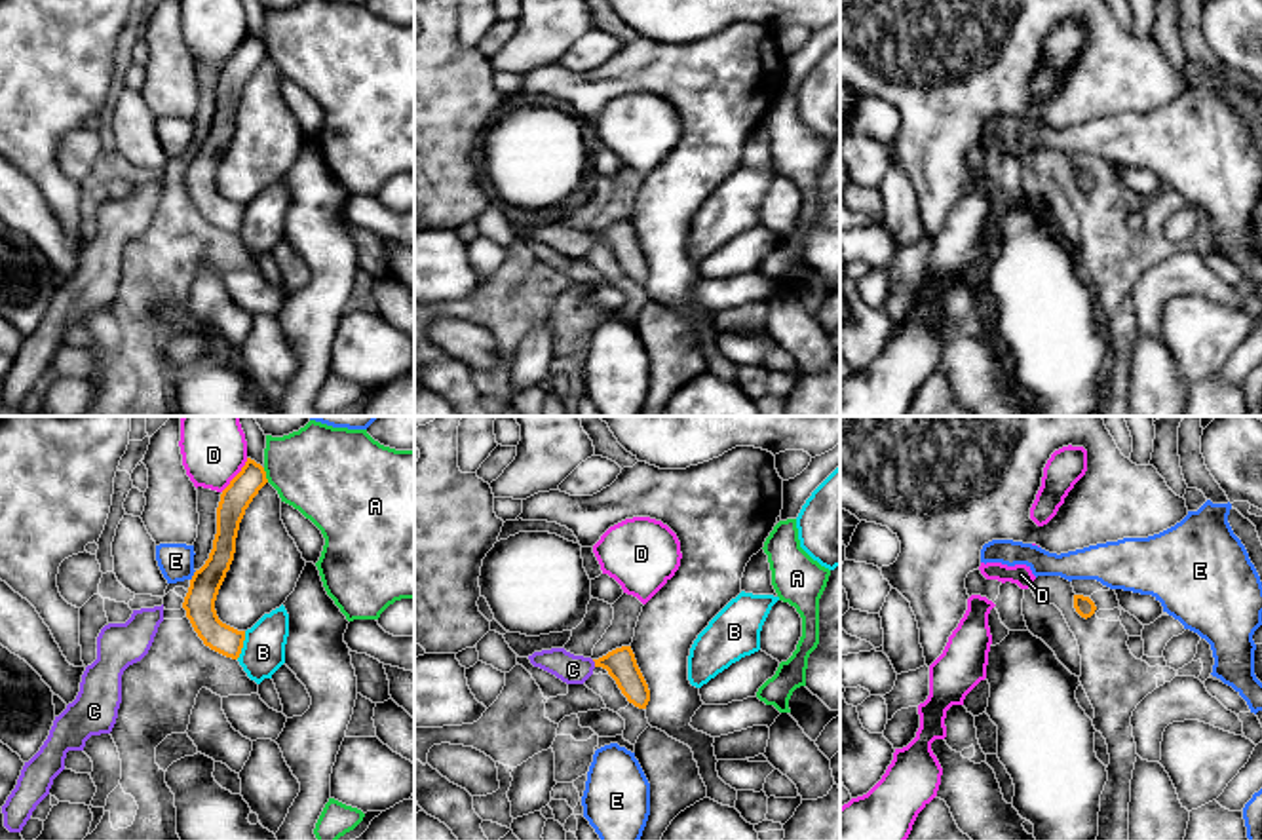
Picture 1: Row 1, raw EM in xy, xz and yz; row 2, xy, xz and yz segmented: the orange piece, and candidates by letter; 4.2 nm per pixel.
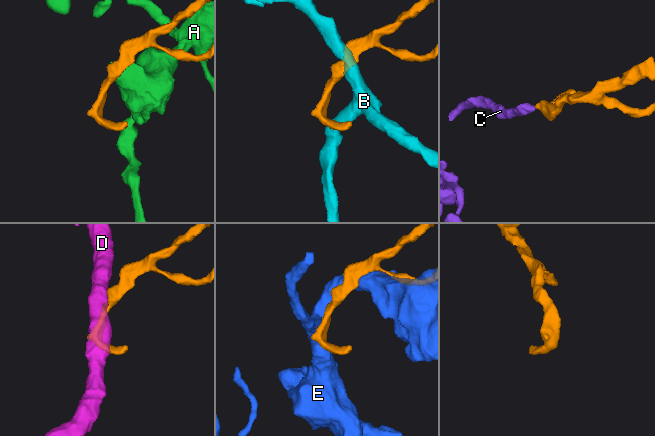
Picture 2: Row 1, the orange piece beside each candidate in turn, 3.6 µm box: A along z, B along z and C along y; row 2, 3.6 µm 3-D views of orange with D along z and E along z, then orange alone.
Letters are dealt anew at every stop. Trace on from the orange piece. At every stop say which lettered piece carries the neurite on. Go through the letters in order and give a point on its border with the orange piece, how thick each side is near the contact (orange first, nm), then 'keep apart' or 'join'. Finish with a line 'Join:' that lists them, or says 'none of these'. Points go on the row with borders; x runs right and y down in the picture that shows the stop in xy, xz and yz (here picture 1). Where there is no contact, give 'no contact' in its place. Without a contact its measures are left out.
A: contact xy (265, 476); calibres 120 and 400 nm; keep apart
B: contact xy (242, 645); calibres 130 and 180 nm; keep apart
C: contact xz (595, 664); calibres 130 and 130 nm; join
D: contact xy (236, 476); calibres 120 and 280 nm; keep apart
E: contact xy (192, 576); calibres 130 and 150 nm; keep apart
Join: C

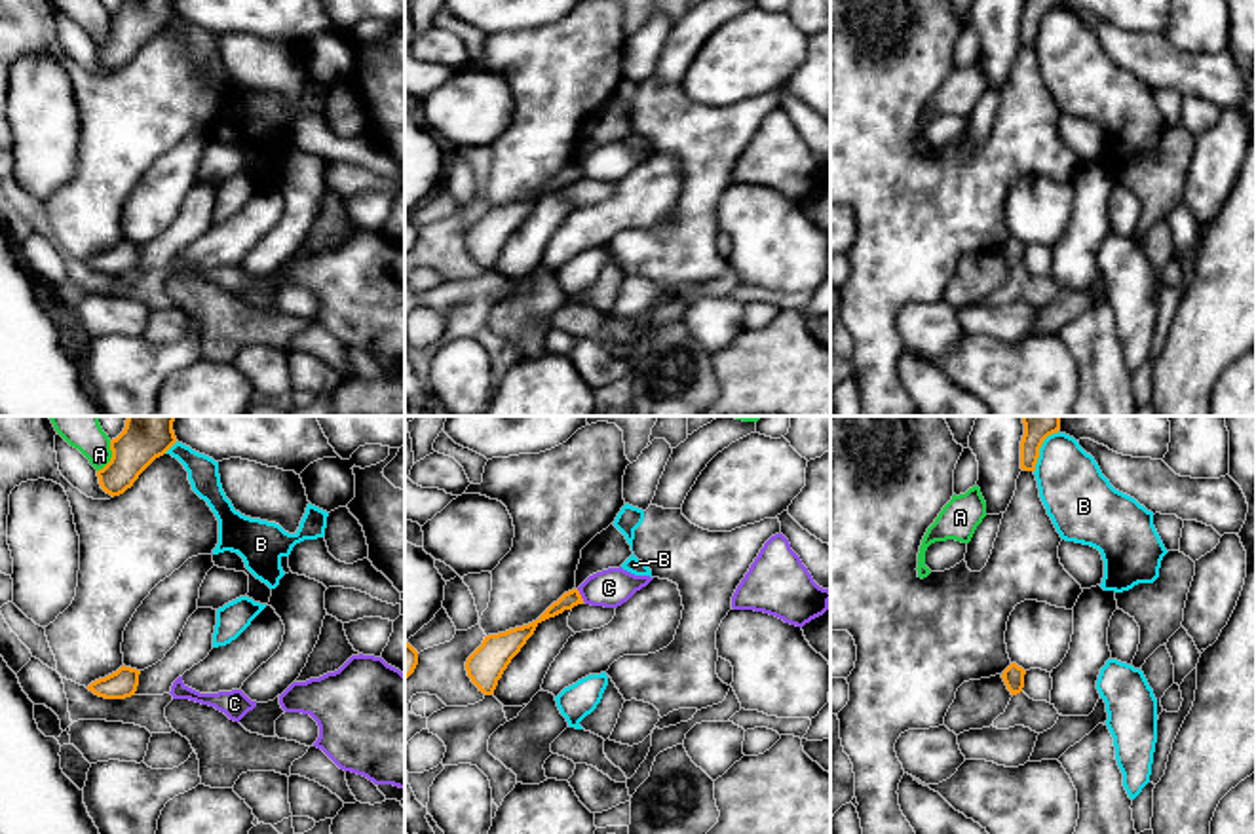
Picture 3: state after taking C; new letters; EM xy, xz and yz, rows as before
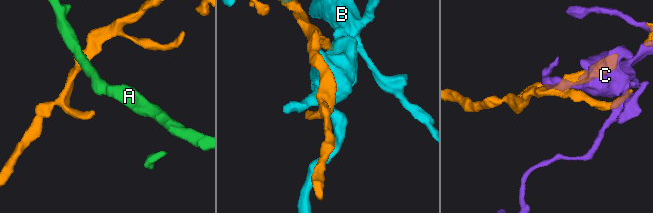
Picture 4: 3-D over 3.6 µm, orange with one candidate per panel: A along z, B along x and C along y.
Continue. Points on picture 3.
A: contact xy (113, 456); calibres 220 and 200 nm; keep apart
B: contact yz (1040, 447); calibres 160 and 280 nm; keep apart
C: contact xz (580, 595); calibres 70 and 160 nm; keep apart
Join: none of these

